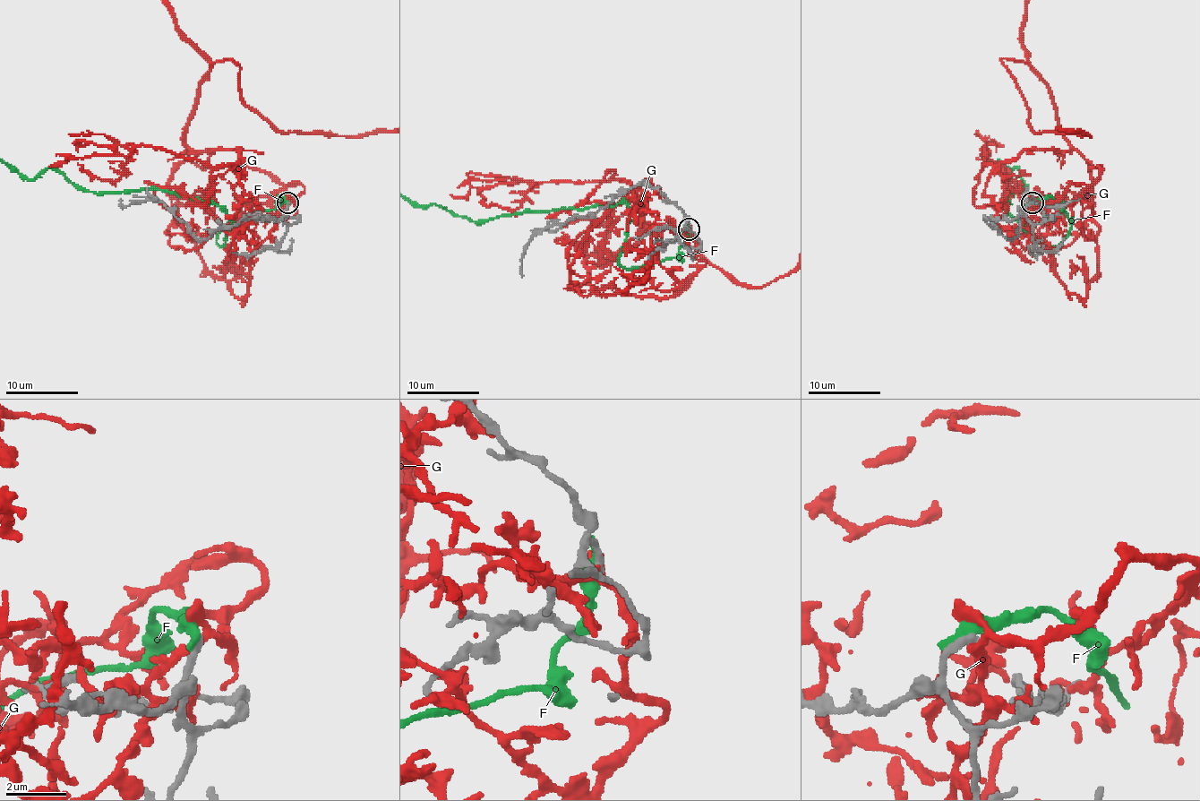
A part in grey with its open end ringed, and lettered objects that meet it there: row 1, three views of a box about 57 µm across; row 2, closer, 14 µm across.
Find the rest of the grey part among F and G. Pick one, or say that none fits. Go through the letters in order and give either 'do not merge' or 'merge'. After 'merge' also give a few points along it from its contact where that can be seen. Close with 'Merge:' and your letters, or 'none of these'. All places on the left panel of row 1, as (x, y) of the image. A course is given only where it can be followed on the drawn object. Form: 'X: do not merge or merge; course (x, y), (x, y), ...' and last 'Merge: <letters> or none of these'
F: do not merge
G: do not merge
Merge: none of these

